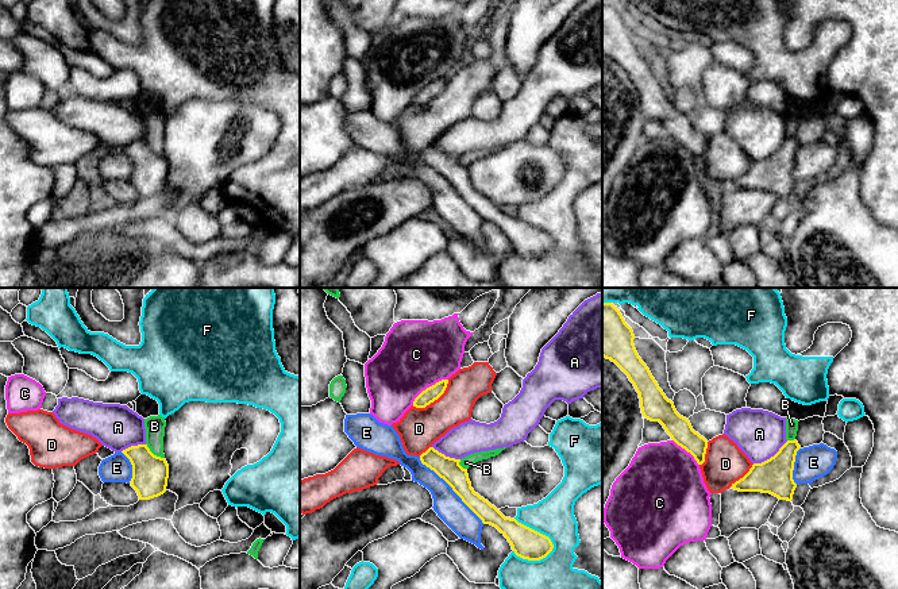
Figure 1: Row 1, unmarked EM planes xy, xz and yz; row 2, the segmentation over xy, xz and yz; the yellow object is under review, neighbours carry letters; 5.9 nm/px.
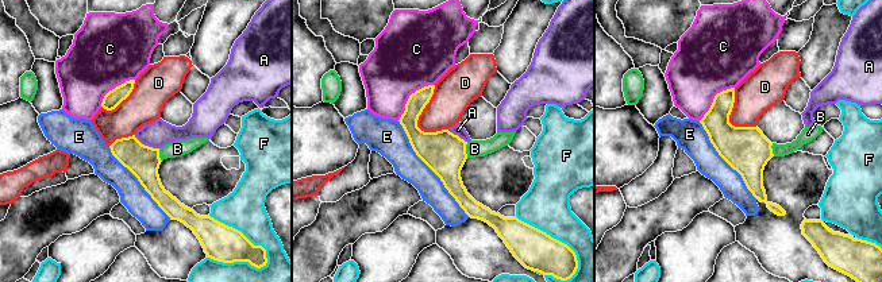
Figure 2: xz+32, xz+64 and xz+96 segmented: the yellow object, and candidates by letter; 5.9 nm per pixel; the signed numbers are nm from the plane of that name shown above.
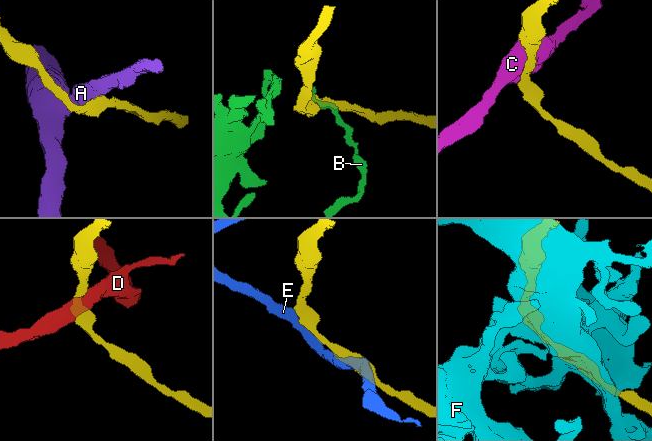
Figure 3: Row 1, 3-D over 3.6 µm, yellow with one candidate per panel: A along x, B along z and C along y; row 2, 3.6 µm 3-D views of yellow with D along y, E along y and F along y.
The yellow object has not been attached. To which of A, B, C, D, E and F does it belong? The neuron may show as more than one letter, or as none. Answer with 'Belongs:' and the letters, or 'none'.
Belongs: E

